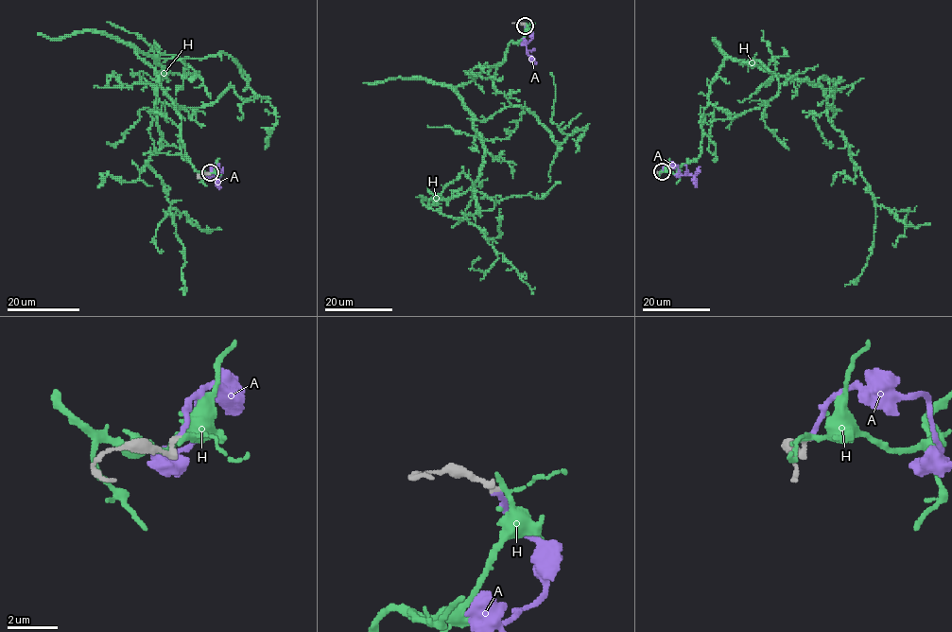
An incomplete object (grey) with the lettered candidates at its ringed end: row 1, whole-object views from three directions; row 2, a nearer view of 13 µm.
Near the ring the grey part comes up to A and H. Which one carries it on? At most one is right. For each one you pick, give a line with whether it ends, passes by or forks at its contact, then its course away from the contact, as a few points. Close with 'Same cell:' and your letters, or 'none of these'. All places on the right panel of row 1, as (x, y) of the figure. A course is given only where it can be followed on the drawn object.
A: It ends there. Its course: (661, 171), (667, 165), (673, 165), (678, 166), (679, 174), (694, 175), (700, 166)
Same cell: A

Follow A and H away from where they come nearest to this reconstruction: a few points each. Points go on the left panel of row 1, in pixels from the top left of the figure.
A: (211, 172), (216, 165), (211, 175), (216, 177), (223, 166)
H: (211, 172), (193, 168), (139, 51), (166, 71), (146, 164), (169, 203), (184, 293)

